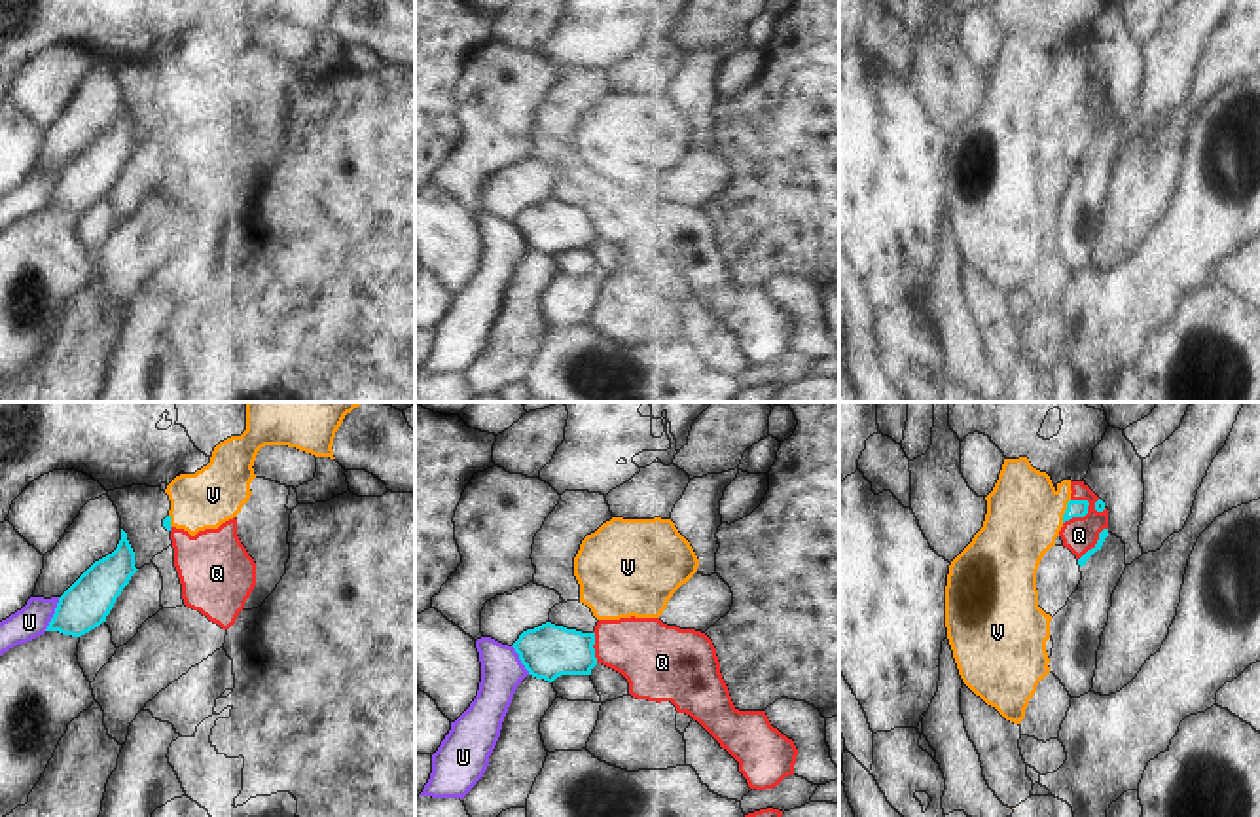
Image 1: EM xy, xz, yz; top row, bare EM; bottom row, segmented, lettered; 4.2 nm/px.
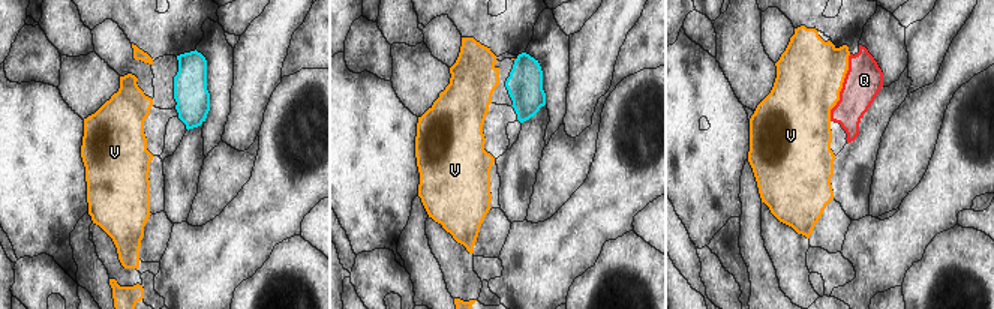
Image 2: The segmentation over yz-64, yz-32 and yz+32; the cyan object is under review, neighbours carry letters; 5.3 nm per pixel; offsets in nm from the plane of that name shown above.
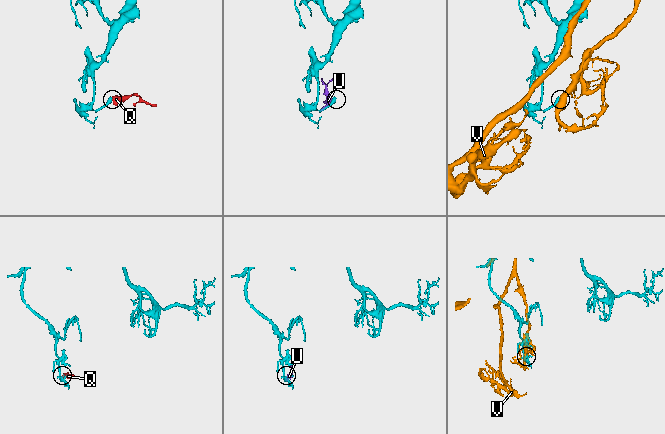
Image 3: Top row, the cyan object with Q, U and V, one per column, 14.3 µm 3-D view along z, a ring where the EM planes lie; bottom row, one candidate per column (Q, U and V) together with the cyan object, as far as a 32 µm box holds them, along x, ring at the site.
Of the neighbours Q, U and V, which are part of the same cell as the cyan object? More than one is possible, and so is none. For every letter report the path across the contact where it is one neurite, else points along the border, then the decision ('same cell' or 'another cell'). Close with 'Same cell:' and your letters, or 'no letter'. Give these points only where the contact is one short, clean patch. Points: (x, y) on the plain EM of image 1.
Q: border along yz (1090, 78), (1082, 91), (1073, 91), (1063, 99); another cell
U: another cell
V: border along yz (1069, 74), (1062, 97); another cell
Same cell: no letter

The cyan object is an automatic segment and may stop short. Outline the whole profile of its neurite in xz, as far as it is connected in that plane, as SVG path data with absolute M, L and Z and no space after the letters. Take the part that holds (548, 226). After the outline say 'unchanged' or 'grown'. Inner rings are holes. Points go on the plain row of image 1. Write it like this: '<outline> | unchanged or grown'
M546 197L512 220L529 250L553 258L561 250L591 250L597 241L595 209Z | unchanged

